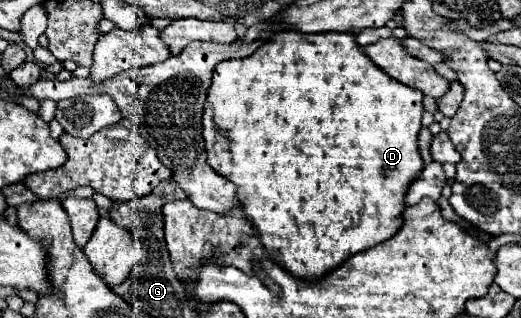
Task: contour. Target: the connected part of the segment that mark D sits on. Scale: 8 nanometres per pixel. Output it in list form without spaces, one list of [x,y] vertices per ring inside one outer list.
[[[280,31],[274,39],[266,41],[254,55],[248,59],[232,59],[222,61],[214,69],[212,87],[208,91],[208,99],[204,105],[204,141],[208,163],[228,181],[238,187],[238,197],[244,203],[246,217],[252,219],[254,227],[258,229],[258,237],[272,261],[284,267],[290,275],[296,275],[304,281],[316,281],[334,271],[342,261],[348,257],[370,249],[386,239],[390,239],[402,227],[402,213],[406,209],[404,197],[414,179],[418,179],[420,171],[424,169],[420,151],[418,151],[418,133],[422,129],[422,95],[420,91],[412,91],[412,87],[402,87],[402,83],[392,81],[384,71],[376,69],[376,65],[364,55],[364,49],[356,45],[354,35],[350,33],[316,33],[304,35],[298,31]]]

